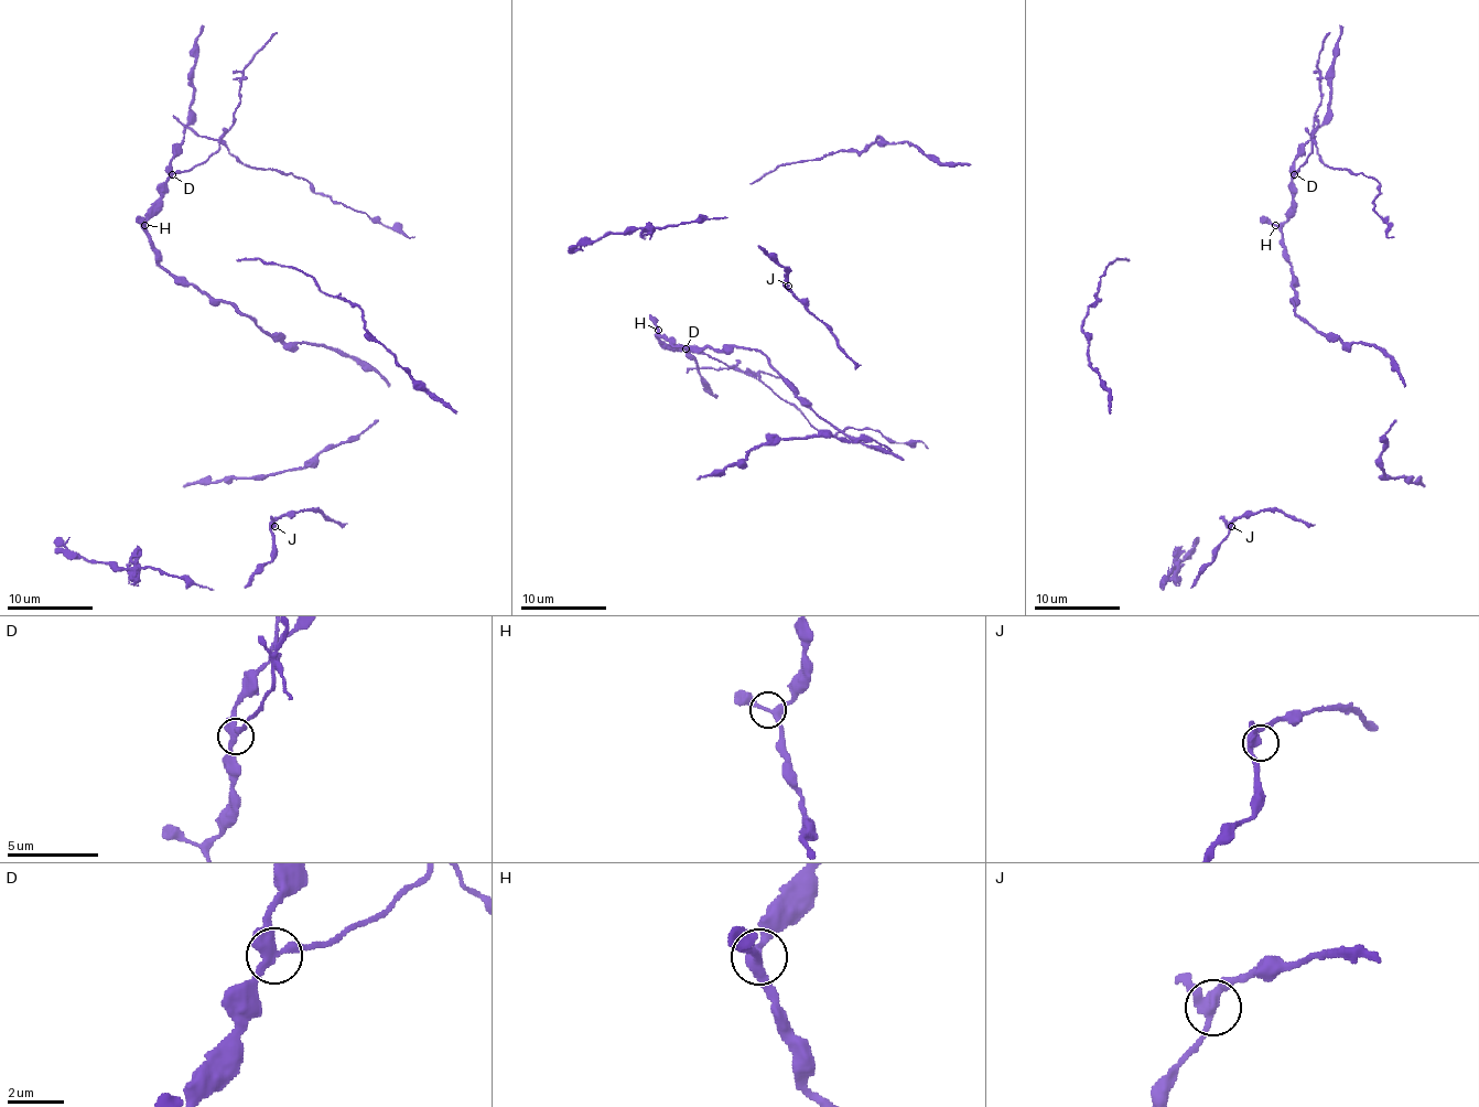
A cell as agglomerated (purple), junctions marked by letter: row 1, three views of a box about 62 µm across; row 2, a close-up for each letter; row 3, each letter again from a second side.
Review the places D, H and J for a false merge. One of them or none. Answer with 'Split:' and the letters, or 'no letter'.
Split: D

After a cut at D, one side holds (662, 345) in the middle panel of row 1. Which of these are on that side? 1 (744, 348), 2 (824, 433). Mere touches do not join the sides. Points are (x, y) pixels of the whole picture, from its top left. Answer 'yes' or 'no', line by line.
1: yes
2: yes

